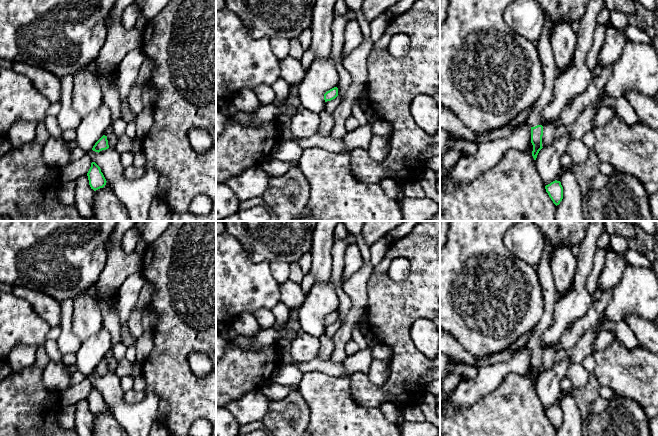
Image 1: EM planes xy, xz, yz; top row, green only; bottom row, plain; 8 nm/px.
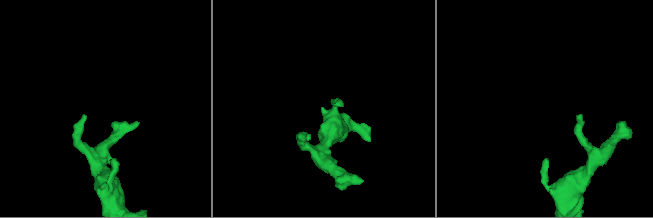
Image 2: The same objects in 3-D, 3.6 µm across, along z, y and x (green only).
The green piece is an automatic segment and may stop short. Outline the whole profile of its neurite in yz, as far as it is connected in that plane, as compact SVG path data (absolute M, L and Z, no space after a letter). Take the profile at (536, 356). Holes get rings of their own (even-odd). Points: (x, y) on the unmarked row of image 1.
M545 240L543 255L537 266L538 279L540 281L544 299L544 312L527 345L528 349L531 351L531 367L533 369L532 380L534 384L536 384L539 375L543 372L541 337L543 332L546 331L551 324L554 307L558 299L554 277L551 274L551 252L552 246L548 240Z

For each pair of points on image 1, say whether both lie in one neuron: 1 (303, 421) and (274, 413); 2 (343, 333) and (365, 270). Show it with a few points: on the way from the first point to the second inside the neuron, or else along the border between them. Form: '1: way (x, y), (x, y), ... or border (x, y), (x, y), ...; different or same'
1: way (296, 425), (286, 425), (281, 420); same
2: way (353, 317), (358, 309), (358, 286); same

